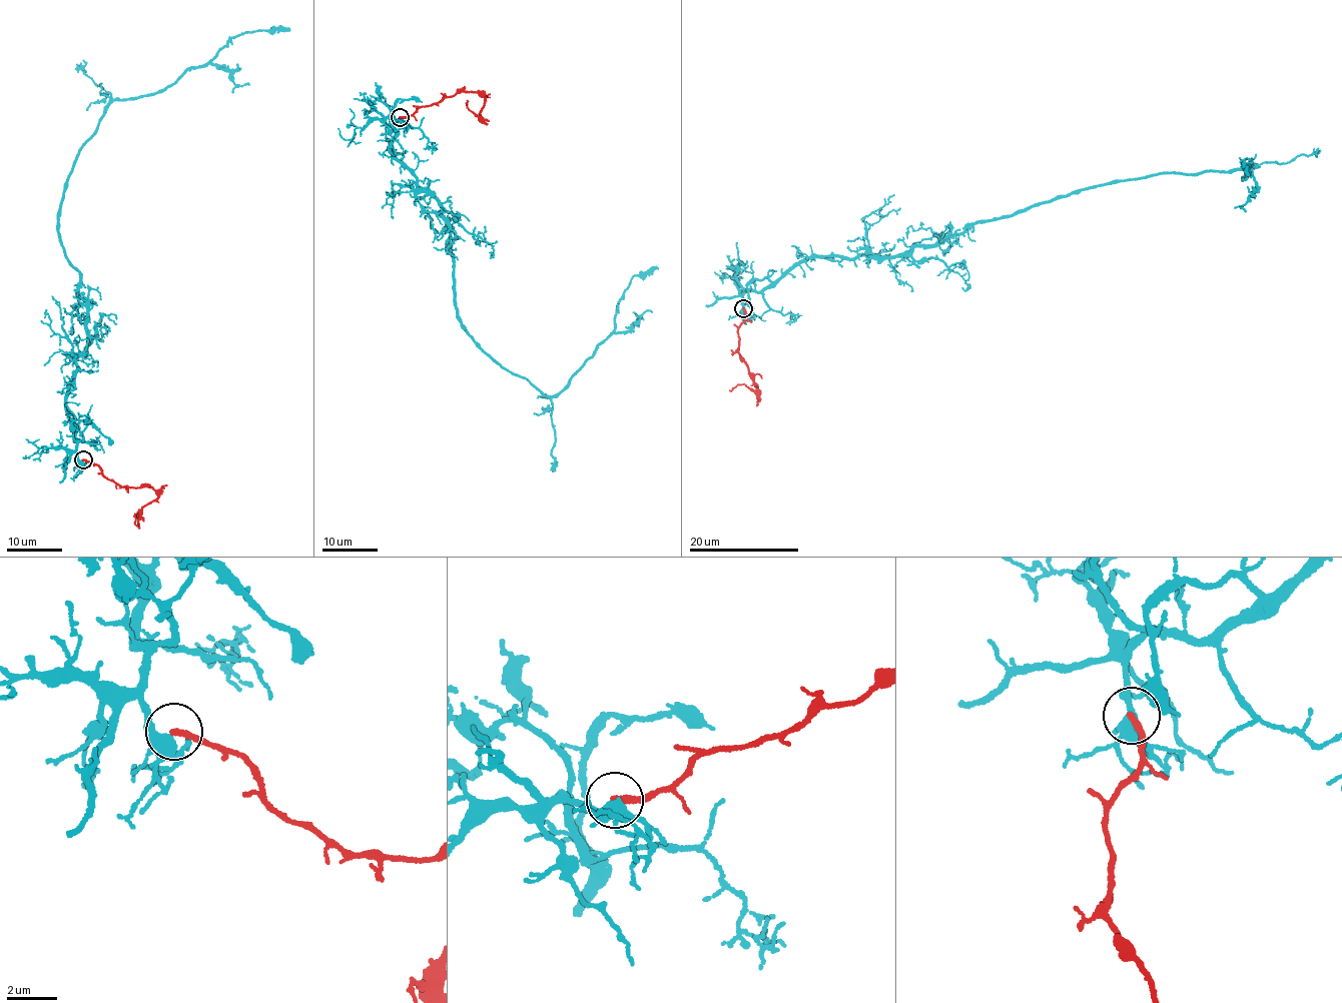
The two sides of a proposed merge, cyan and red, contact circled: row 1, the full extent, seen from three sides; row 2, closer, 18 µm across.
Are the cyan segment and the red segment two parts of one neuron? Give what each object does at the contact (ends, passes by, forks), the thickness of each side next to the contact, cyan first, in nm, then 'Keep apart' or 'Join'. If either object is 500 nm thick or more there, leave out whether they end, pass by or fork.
At the ring cyan forks. At the ring red ends. Thickness 360 nm (cyan) against 260 nm. Keep apart

